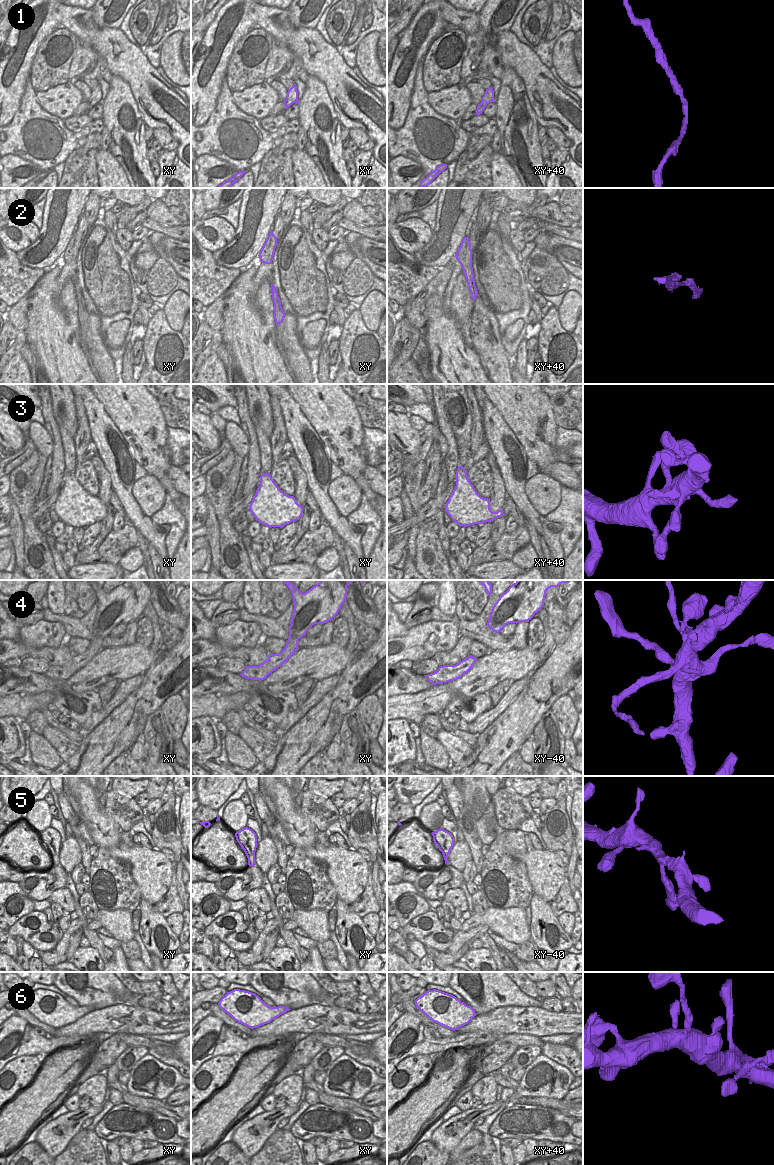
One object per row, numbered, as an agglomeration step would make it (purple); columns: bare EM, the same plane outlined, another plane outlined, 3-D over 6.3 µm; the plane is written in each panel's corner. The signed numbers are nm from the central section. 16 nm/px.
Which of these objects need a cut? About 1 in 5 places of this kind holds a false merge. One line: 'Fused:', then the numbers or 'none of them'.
Fused: 4.

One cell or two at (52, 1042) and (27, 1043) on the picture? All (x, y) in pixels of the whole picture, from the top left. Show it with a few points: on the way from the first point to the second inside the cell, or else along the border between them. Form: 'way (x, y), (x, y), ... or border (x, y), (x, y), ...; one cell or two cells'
way (46, 1043), (33, 1043); one cell

